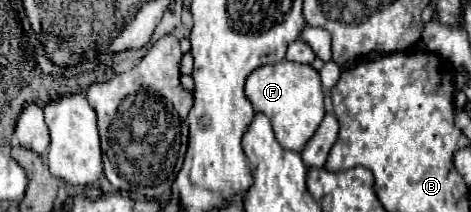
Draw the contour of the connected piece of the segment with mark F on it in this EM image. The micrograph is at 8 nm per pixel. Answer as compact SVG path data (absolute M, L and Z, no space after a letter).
M280 61L276 65L262 65L252 71L246 79L244 87L246 97L250 99L256 113L264 113L274 129L278 143L290 151L302 151L308 139L316 133L320 121L324 119L324 93L318 71L310 65Z

